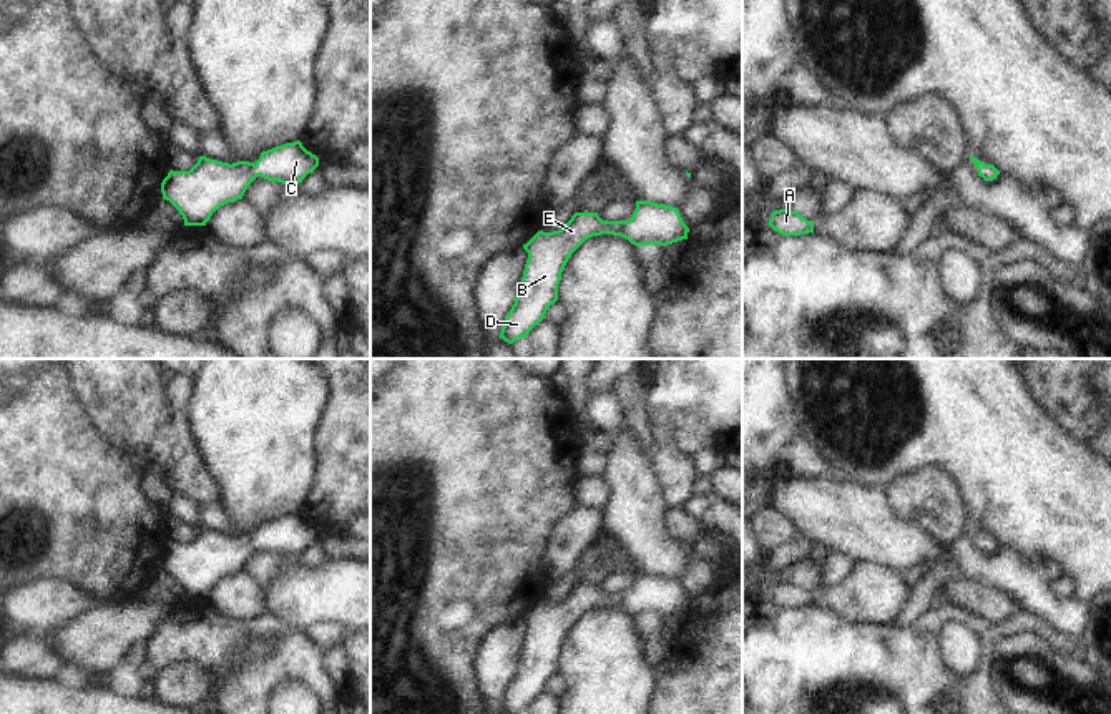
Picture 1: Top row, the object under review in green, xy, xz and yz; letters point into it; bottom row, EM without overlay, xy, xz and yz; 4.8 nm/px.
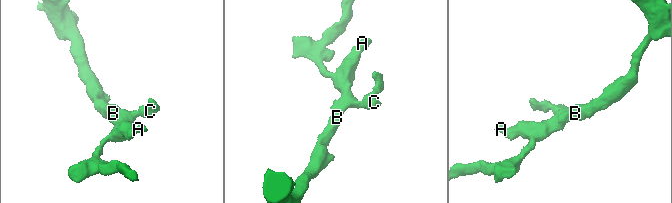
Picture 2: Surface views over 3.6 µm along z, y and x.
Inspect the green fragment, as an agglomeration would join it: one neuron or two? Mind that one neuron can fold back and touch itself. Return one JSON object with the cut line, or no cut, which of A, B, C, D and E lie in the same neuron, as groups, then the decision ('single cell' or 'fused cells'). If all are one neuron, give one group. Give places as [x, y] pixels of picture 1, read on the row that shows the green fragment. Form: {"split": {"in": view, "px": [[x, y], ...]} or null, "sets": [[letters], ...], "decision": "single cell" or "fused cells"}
{"split": null, "sets": [["A", "B", "C", "D", "E"]], "decision": "single cell"}

